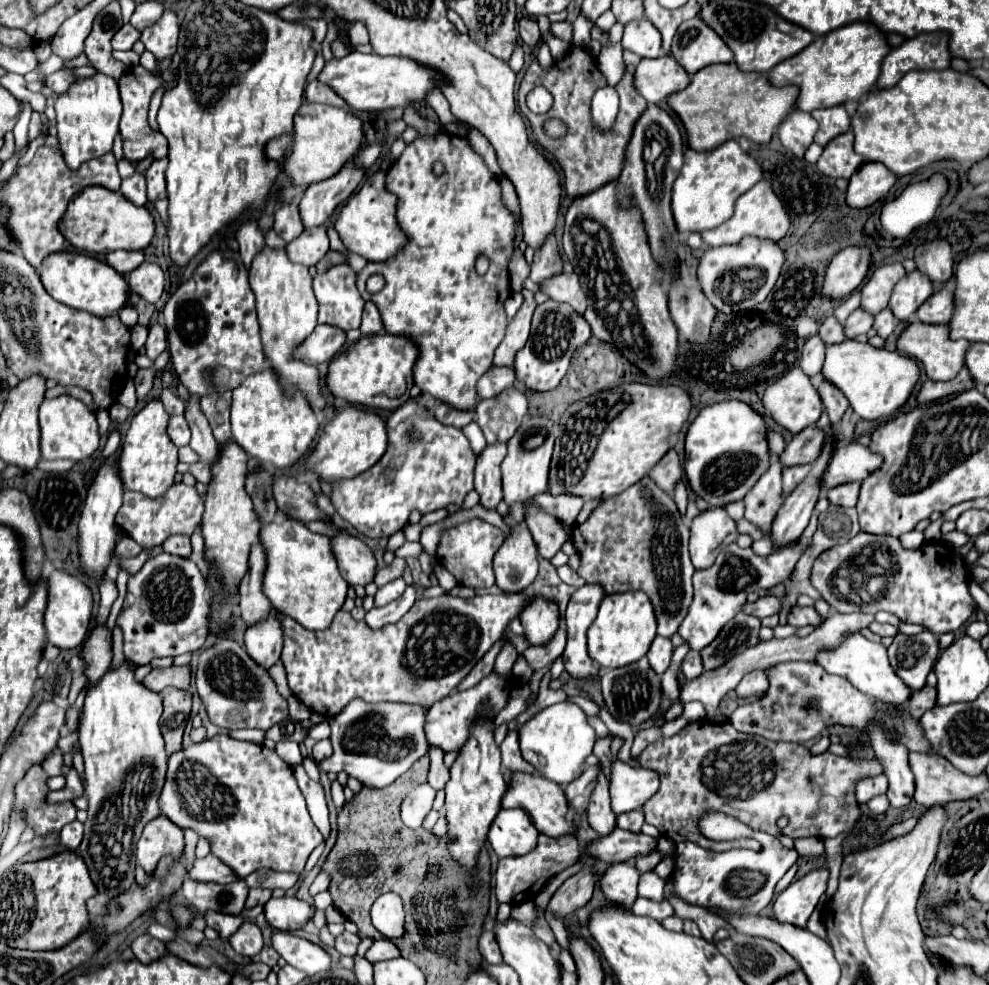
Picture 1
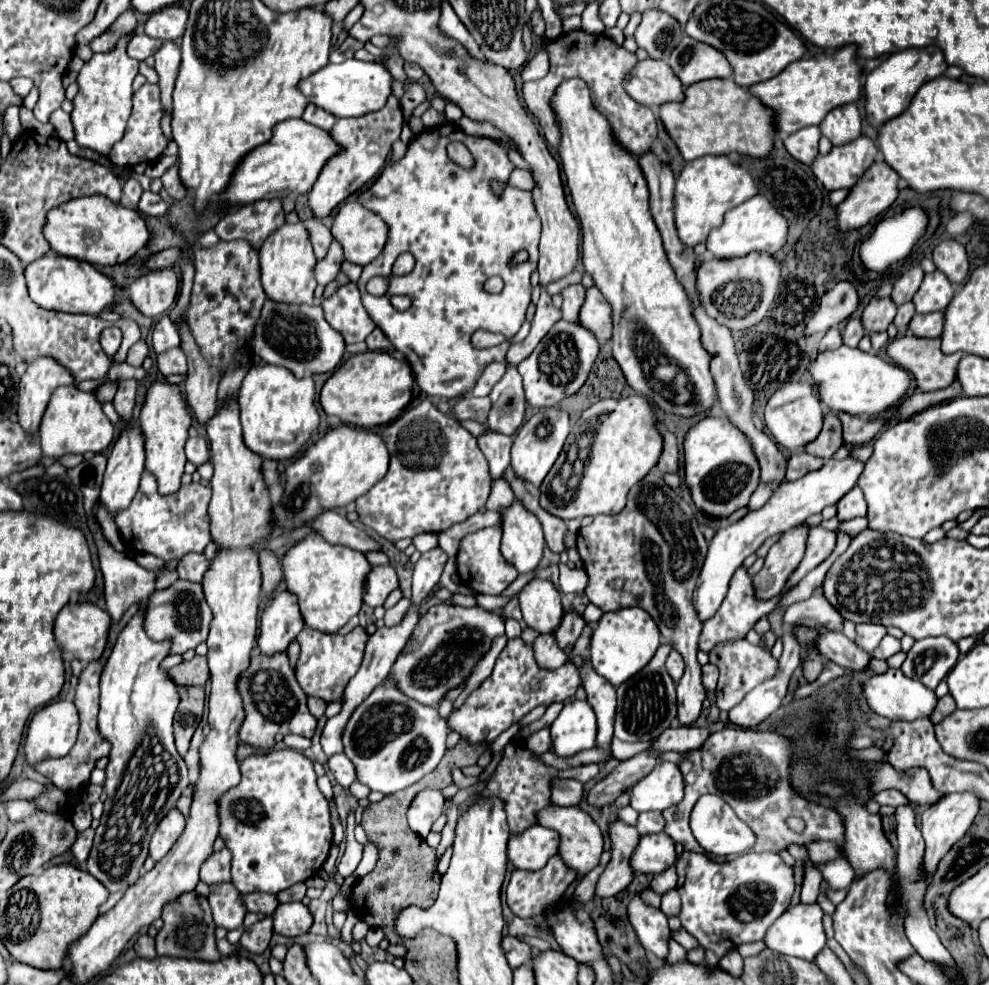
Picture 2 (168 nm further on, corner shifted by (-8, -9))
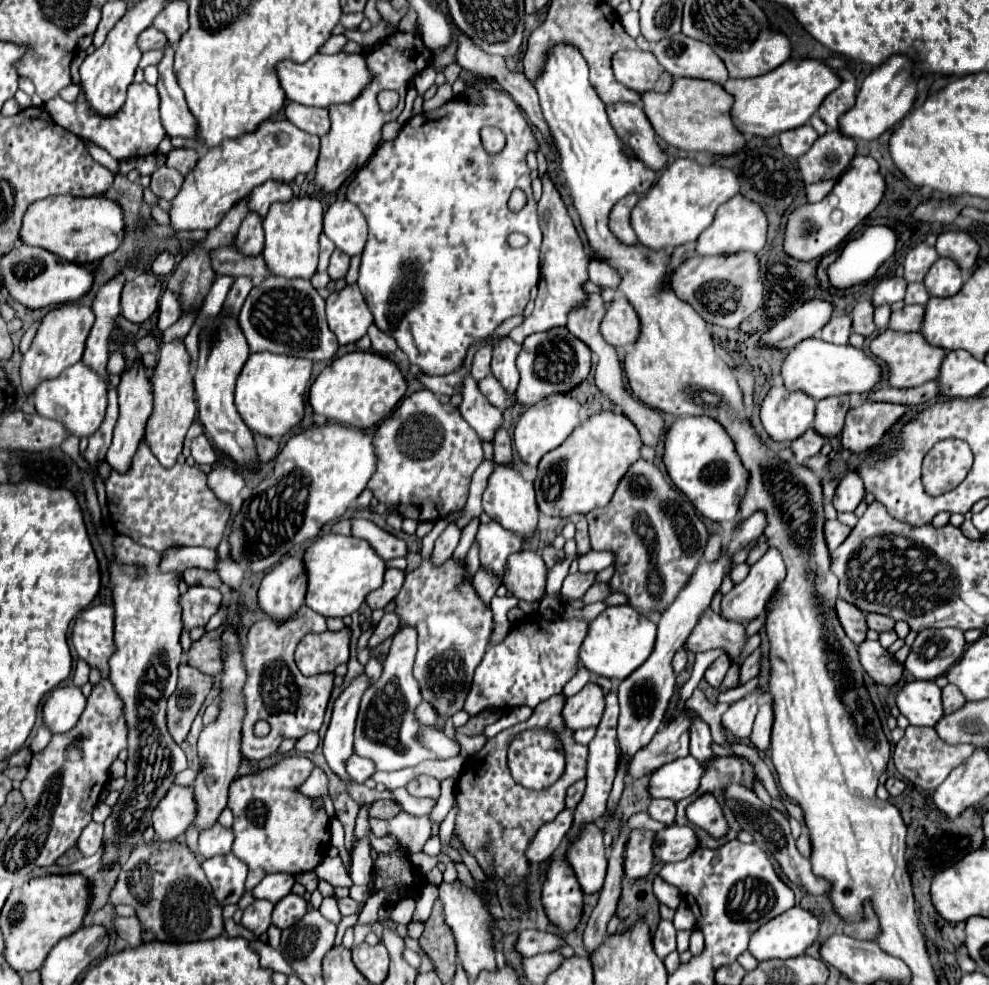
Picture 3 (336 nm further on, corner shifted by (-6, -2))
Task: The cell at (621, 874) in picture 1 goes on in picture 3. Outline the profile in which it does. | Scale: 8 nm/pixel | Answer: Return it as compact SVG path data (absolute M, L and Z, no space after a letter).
M660 920L658 930L654 934L654 950L664 960L670 952L676 950L676 928L668 920Z

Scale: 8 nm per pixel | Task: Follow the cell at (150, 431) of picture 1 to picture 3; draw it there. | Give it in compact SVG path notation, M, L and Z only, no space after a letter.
M172 340L162 344L158 366L152 374L154 386L154 410L146 424L146 442L150 444L154 456L162 466L170 468L176 464L178 454L182 452L184 436L196 418L196 400L194 400L194 382L190 376L190 354L184 340Z

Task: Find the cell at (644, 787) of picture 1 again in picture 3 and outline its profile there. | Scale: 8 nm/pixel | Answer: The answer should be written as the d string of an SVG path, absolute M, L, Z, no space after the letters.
M694 756L678 758L670 764L664 764L652 774L650 794L654 798L672 798L678 802L698 790L702 774L704 766Z

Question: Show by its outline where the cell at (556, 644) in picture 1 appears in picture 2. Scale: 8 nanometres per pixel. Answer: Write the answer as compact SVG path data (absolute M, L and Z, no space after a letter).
M564 611L562 621L560 621L560 627L556 629L556 635L554 635L558 647L564 651L568 645L576 643L576 639L578 639L580 633L582 633L582 629L584 629L584 619L578 617L578 615L572 613L572 611Z

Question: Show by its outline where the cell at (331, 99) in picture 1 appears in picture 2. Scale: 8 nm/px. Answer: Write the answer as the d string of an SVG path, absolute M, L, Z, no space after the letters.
M312 103L306 107L302 119L316 125L316 127L320 127L320 129L324 129L324 131L330 131L334 127L334 123L336 123L336 117L332 113L328 113L322 107L316 107Z

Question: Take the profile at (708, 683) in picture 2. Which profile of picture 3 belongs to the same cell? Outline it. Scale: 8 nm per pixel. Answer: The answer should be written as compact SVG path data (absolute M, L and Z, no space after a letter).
M720 656L720 658L706 670L706 674L704 674L706 682L718 690L720 684L722 684L722 680L724 680L724 676L726 676L726 672L728 672L728 668L730 668L730 658L728 658L728 656Z

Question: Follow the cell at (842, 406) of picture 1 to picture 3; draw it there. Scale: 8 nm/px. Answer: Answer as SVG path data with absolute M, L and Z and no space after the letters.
M864 402L862 406L848 410L846 424L840 434L842 448L850 452L872 450L908 410L908 406L888 402Z

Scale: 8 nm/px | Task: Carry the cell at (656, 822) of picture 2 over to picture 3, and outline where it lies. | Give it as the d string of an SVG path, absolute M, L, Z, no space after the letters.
M652 800L648 814L654 820L660 820L664 824L674 824L674 816L676 816L676 802L674 800Z

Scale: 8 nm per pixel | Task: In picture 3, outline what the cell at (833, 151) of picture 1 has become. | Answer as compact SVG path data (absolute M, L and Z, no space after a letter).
M828 130L814 146L798 158L798 170L804 184L820 180L836 180L852 162L856 144L838 130Z

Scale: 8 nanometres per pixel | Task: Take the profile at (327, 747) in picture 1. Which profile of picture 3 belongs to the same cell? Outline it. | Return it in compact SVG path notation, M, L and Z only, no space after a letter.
M352 754L352 758L348 760L348 774L362 784L372 774L376 774L376 768L374 768L372 760L366 760L366 758L360 758L358 754Z

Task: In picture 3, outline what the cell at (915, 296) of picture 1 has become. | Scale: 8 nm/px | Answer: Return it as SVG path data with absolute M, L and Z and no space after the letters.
M940 258L926 274L924 284L930 296L954 296L962 288L964 278L958 264L954 264L954 260Z

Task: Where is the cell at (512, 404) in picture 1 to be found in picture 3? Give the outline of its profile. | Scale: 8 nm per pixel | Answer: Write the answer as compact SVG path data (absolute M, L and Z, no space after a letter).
M508 336L498 340L494 346L494 358L492 358L492 374L500 380L500 384L512 394L518 386L518 368L516 368L516 356L520 354L520 344L514 344Z

